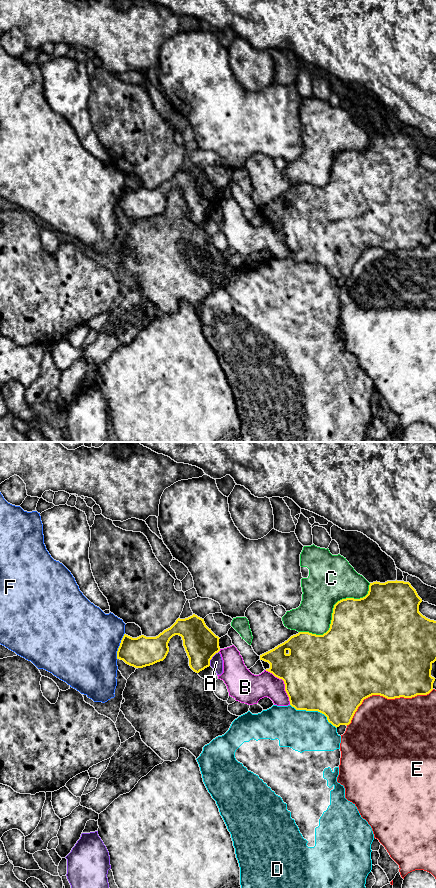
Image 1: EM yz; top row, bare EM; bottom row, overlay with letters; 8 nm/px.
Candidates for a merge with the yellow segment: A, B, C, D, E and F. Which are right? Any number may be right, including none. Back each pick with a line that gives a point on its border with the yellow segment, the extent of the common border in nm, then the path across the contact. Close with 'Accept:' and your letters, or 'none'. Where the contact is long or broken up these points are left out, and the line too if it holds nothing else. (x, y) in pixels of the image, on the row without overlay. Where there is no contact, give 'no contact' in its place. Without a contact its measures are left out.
Accept: none

